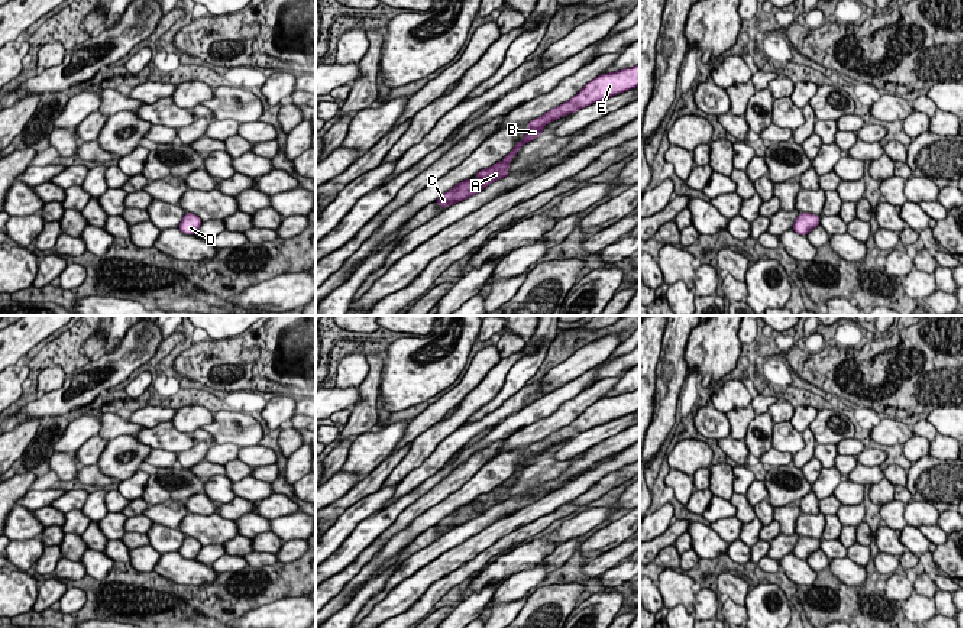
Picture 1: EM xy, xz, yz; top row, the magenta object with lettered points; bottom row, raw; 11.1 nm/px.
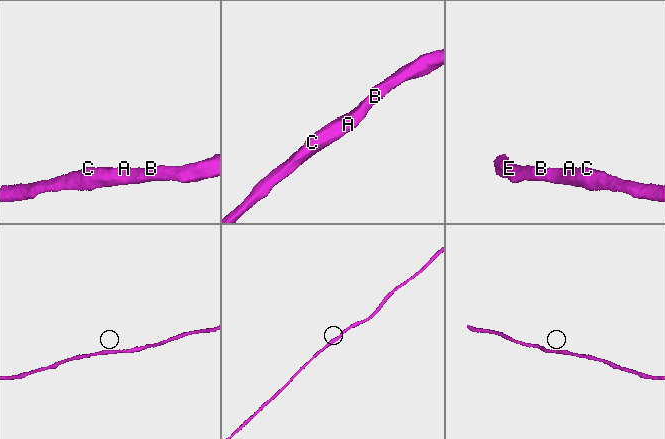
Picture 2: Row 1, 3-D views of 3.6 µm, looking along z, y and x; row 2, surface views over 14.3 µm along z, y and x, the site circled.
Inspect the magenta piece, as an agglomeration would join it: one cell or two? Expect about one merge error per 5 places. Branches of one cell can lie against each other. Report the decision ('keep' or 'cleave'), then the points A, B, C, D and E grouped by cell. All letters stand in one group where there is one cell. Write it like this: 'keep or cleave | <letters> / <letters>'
keep | A B C D E

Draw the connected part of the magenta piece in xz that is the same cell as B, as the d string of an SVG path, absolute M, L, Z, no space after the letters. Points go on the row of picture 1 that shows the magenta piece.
M640 65L633 68L625 68L611 74L601 74L591 82L588 82L575 97L572 97L567 103L563 103L553 110L547 111L541 117L537 117L528 122L527 129L530 130L521 142L518 142L514 149L495 165L481 169L472 178L459 182L456 187L450 188L447 192L441 194L436 203L440 207L449 207L456 204L457 201L463 201L465 198L475 195L482 191L491 182L495 182L507 175L510 162L521 149L523 145L534 140L541 135L543 127L557 120L566 114L575 113L582 107L591 106L592 103L598 103L611 96L624 93L627 90L635 88L640 85Z

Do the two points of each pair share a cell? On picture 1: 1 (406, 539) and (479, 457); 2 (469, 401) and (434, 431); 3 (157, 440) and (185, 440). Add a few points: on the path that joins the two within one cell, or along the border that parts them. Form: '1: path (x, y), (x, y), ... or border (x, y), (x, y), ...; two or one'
1: border (466, 481), (411, 521); two
2: path (463, 411), (445, 427); one
3: path (164, 440), (178, 440); one

